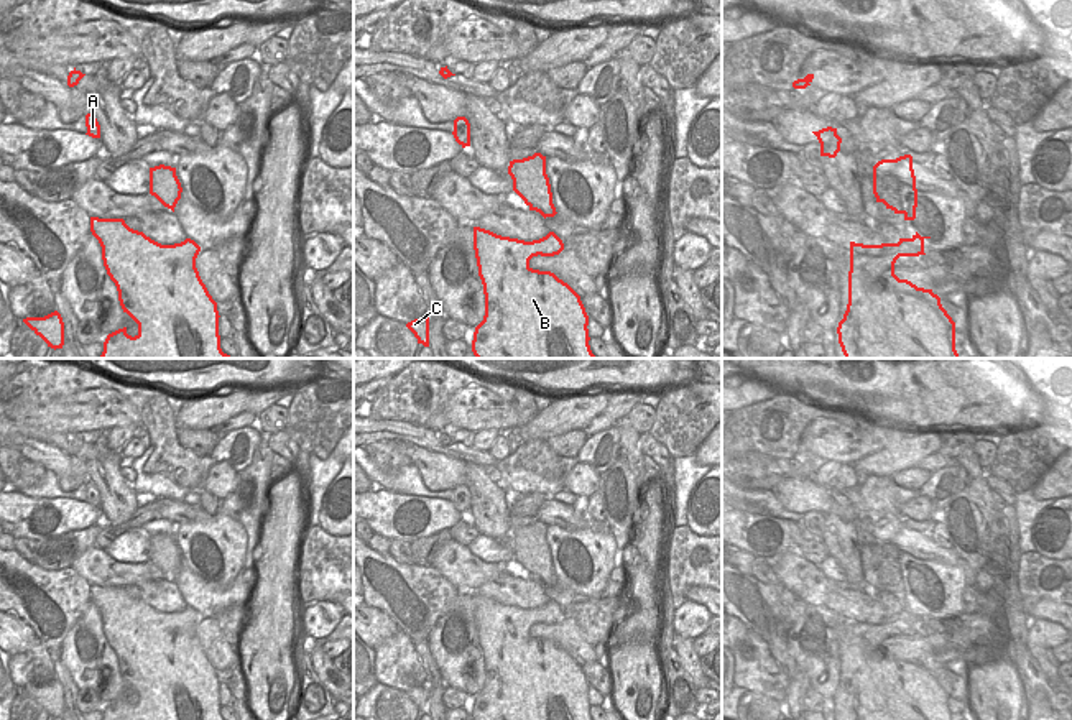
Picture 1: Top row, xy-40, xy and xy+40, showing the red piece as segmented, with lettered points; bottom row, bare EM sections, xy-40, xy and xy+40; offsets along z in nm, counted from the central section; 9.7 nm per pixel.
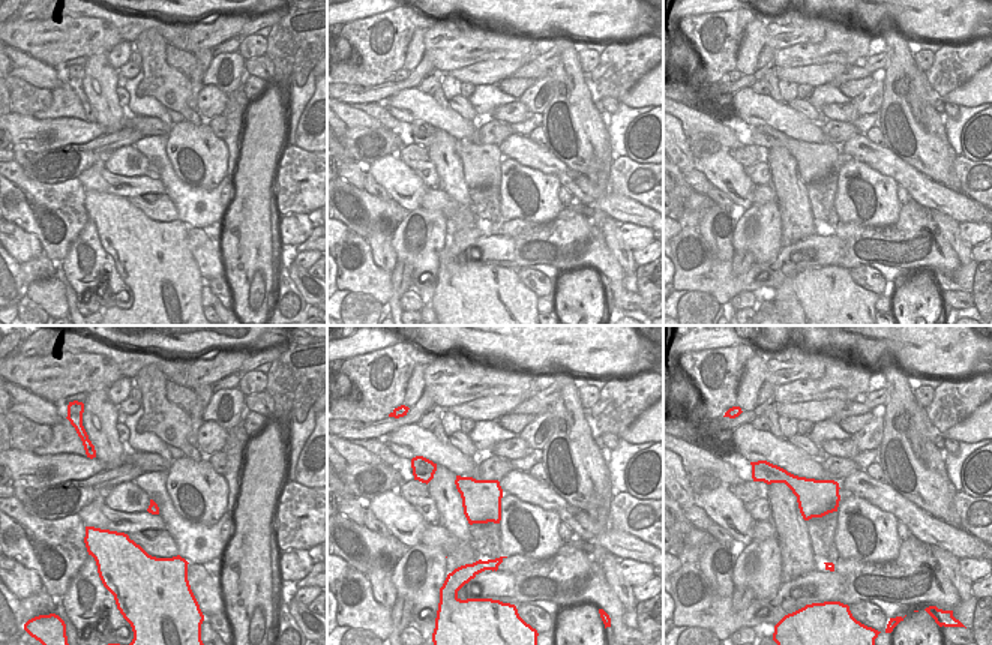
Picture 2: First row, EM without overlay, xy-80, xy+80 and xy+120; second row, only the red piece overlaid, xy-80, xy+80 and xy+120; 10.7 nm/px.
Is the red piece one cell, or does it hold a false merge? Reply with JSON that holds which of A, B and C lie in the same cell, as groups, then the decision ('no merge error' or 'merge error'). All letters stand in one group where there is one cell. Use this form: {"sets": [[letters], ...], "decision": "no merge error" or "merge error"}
{"sets": [["A", "B", "C"]], "decision": "no merge error"}

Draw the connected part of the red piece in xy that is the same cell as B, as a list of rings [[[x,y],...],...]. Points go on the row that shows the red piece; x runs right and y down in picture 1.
[[[474,227],[474,250],[485,294],[485,316],[472,340],[477,358],[597,358],[589,345],[589,316],[580,296],[554,273],[529,266],[533,256],[564,250],[554,232],[524,242]]]

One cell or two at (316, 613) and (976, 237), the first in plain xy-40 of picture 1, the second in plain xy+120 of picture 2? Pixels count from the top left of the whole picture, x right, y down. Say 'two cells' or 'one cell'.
one cell

